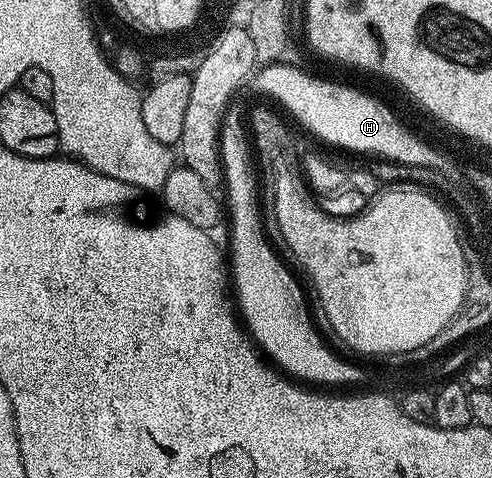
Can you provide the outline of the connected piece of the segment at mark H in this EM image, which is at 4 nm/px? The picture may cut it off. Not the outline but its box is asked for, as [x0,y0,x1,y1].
[253,62,438,164]

